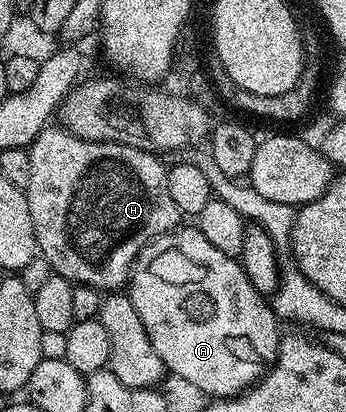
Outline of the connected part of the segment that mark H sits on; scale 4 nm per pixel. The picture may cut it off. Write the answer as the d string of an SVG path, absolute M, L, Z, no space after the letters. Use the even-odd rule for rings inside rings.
M51 124L45 130L42 130L40 136L36 136L36 140L28 149L32 160L32 173L30 173L24 193L28 200L28 212L32 212L32 228L38 241L38 254L46 258L53 273L64 276L70 282L80 286L91 286L99 290L99 292L121 291L129 283L130 270L134 267L134 262L138 259L139 252L146 246L147 242L157 238L159 234L168 234L171 230L178 229L183 221L183 212L176 206L168 190L167 167L165 165L162 166L161 160L163 159L157 153L150 153L146 150L120 143L90 142L87 139L77 138L76 135L70 134L69 130L58 124ZM104 246L106 246L106 252L110 252L110 254L106 254L110 258L102 260L102 262L92 258L92 256L104 256Z

